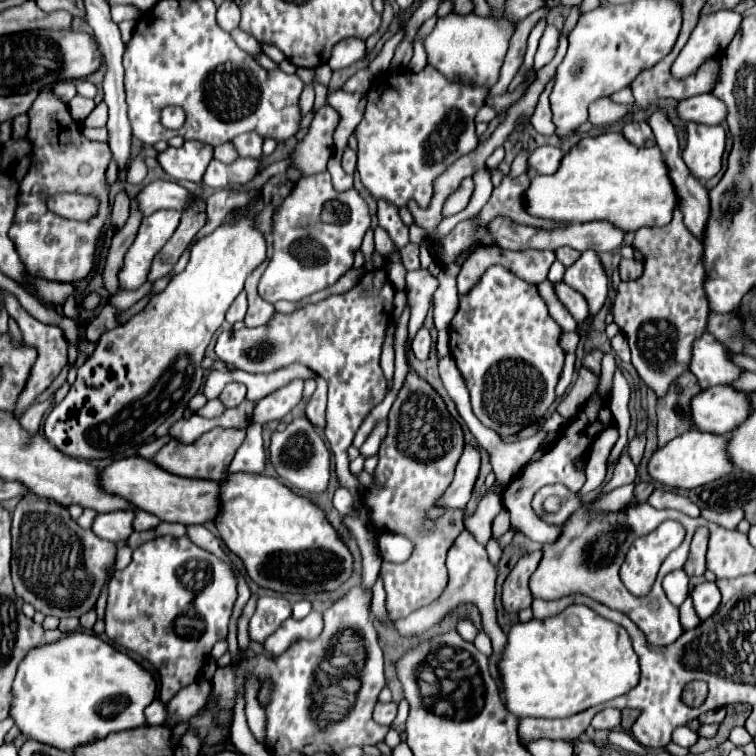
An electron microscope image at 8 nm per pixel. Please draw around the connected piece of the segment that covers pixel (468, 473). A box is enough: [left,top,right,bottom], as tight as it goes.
[436,446,480,508]

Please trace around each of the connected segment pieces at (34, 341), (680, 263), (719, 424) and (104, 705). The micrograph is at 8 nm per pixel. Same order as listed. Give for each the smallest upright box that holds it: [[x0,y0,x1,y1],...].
[[4,294,68,414],[614,210,710,400],[692,386,752,436],[10,632,156,750]]

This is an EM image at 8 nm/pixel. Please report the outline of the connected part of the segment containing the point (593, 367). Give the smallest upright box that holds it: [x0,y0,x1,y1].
[582,350,604,378]

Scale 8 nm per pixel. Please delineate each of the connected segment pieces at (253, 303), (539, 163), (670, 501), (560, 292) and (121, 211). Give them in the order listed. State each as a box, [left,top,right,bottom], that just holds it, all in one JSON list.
[[244,266,274,328],[528,146,564,174],[650,490,700,516],[554,282,588,322],[110,196,130,228]]

